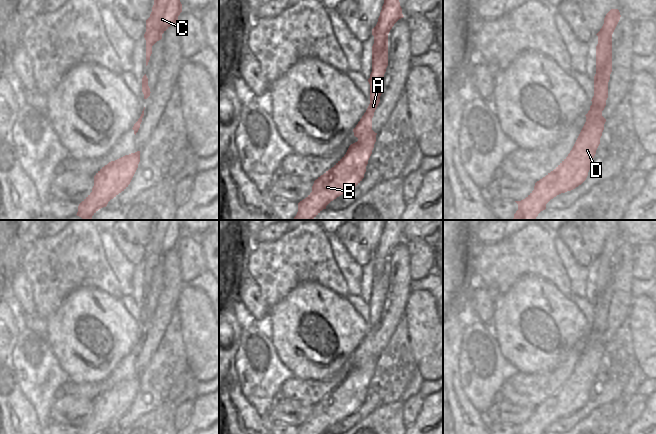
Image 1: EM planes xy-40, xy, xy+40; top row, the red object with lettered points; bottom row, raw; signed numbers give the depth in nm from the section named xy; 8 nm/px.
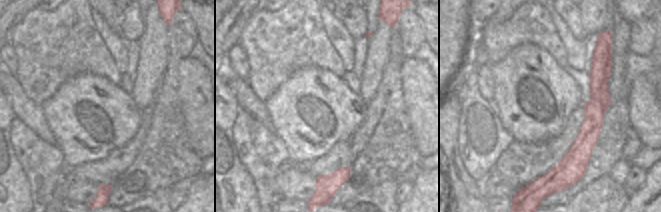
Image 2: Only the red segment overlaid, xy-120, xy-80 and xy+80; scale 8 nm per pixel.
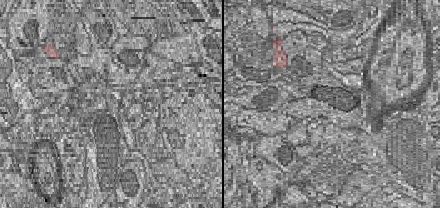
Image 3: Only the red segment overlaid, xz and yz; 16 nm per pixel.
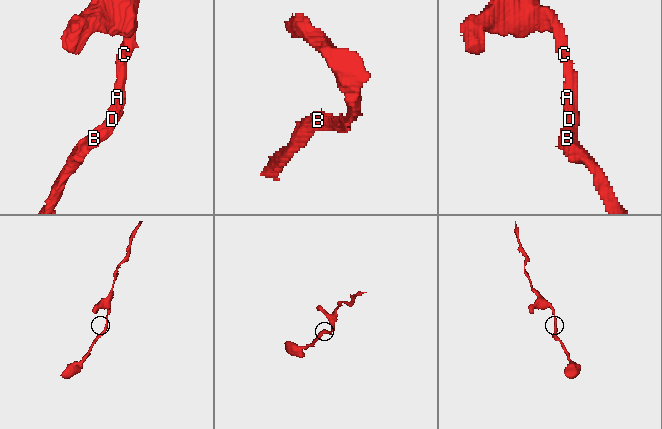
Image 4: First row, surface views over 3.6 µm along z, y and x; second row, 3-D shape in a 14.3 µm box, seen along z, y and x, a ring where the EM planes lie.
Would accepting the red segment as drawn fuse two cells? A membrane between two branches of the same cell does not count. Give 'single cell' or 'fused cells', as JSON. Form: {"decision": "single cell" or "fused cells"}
{"decision": "single cell"}

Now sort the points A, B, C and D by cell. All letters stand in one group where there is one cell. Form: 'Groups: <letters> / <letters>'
Groups: A B C D

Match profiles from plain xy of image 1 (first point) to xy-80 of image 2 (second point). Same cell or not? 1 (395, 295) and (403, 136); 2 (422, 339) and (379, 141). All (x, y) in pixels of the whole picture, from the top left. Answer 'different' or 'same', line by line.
1: different
2: different

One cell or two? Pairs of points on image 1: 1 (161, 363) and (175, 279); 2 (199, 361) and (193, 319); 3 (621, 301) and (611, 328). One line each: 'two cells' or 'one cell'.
1: two cells
2: one cell
3: one cell

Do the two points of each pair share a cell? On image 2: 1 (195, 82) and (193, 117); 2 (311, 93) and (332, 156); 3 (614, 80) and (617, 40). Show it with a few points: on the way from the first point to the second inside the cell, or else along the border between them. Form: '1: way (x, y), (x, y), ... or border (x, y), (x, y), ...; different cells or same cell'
1: way (195, 91), (195, 108); same cell
2: border (351, 137), (339, 140), (322, 156), (311, 162); different cells
3: way (618, 70), (618, 50); same cell

